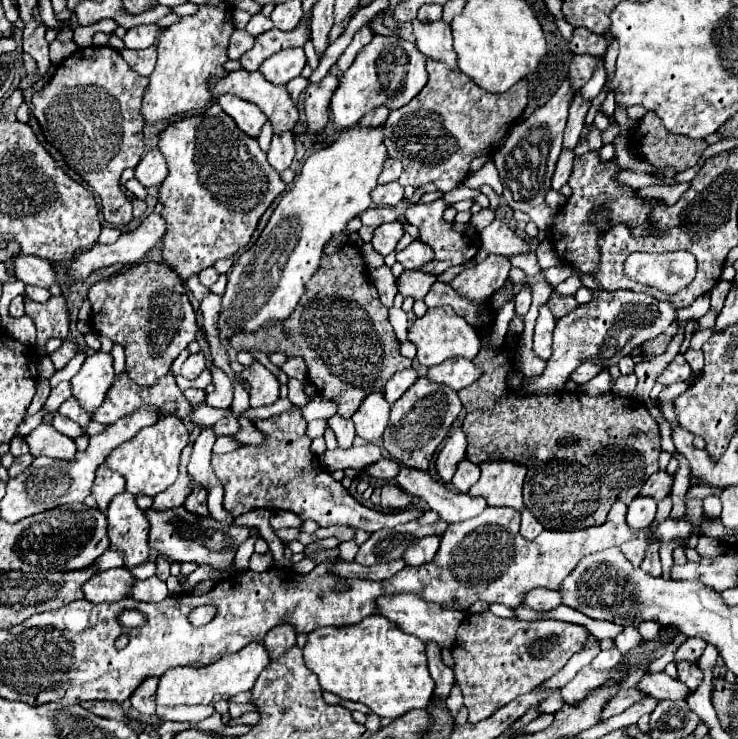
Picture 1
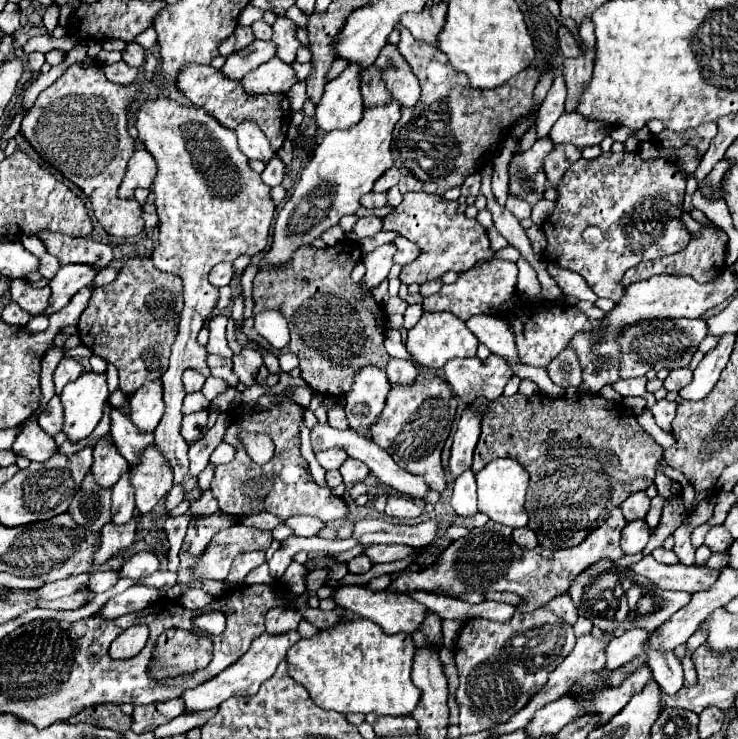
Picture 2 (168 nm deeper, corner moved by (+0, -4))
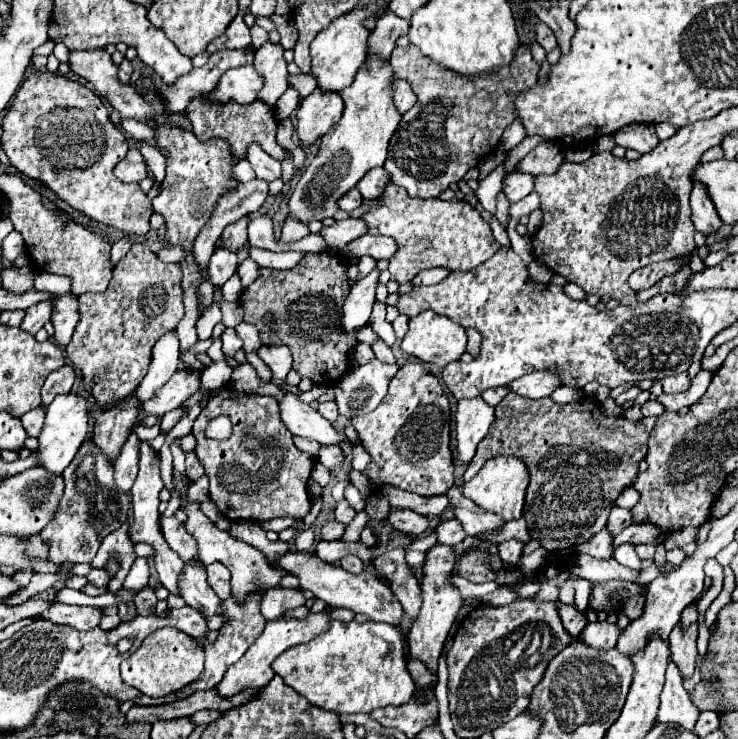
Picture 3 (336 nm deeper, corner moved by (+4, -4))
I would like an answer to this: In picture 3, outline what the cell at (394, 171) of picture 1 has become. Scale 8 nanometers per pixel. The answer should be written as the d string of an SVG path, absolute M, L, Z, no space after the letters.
M372 168L368 170L368 174L364 174L364 178L358 184L358 190L362 194L364 200L372 200L376 196L382 194L384 186L388 184L388 174L382 168Z

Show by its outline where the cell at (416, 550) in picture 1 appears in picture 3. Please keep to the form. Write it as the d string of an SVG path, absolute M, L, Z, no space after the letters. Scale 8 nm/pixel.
M318 542L316 544L316 554L326 560L326 562L338 562L346 554L356 554L360 560L372 560L374 558L374 548L366 548L364 544L352 544L352 542Z

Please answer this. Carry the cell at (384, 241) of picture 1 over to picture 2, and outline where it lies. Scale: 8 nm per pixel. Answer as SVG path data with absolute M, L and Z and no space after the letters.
M384 244L384 246L378 246L376 250L368 252L362 258L362 262L366 266L366 276L364 276L364 286L362 286L364 292L372 292L372 288L388 276L390 268L394 264L394 254L396 254L396 246Z

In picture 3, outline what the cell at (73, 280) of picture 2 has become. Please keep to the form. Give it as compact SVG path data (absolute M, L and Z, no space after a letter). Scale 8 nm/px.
M40 302L36 306L30 306L26 310L24 322L20 324L20 330L30 332L30 334L36 334L50 320L50 314L52 314L52 306L48 308L48 302Z

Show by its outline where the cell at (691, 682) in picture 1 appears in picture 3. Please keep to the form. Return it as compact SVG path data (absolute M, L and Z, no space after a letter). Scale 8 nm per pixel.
M694 622L686 630L680 628L680 624L672 630L670 634L670 650L672 650L672 660L676 666L680 666L682 678L692 676L694 664L696 664L696 638L698 638L698 624Z

